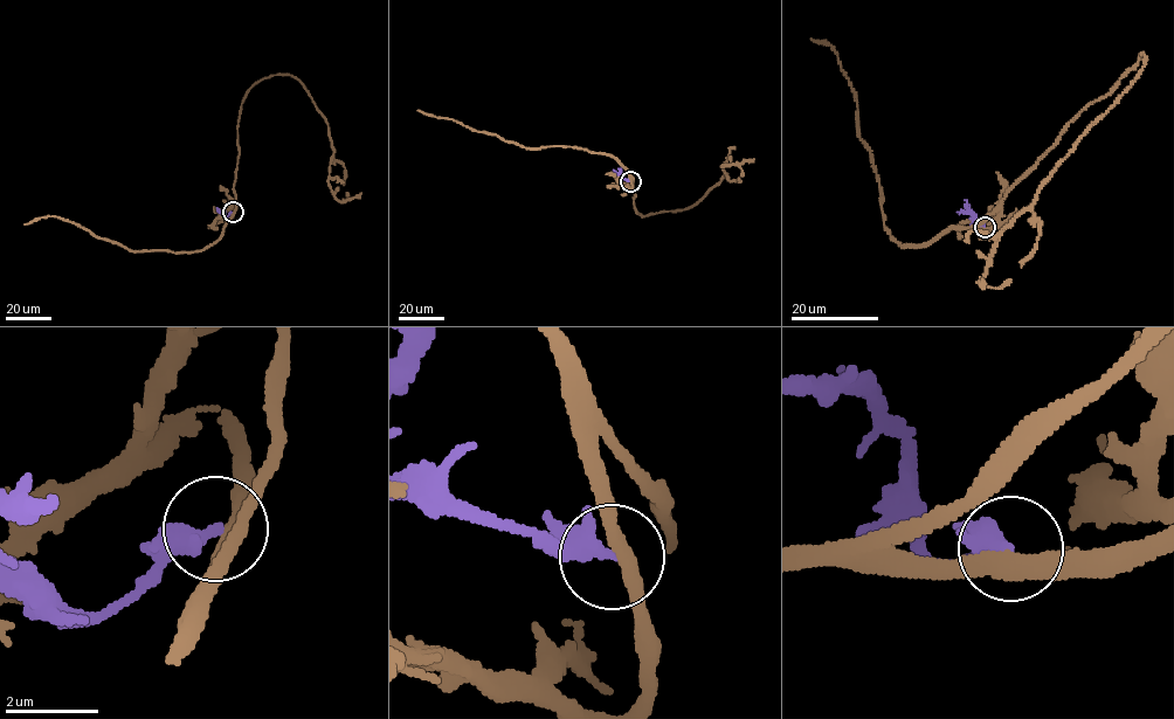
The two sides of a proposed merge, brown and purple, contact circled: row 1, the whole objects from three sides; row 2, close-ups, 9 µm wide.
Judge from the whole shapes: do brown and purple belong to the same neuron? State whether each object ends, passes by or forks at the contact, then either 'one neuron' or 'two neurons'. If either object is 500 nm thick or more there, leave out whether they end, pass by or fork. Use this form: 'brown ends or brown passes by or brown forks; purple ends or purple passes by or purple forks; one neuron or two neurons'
brown passes by; purple ends; two neurons

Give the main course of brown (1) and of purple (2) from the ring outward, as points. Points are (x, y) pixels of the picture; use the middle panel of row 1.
1: (630, 181), (636, 212), (643, 216), (678, 211), (719, 182), (726, 173), (722, 166), (753, 158)
2: (630, 181), (619, 177), (621, 166)

